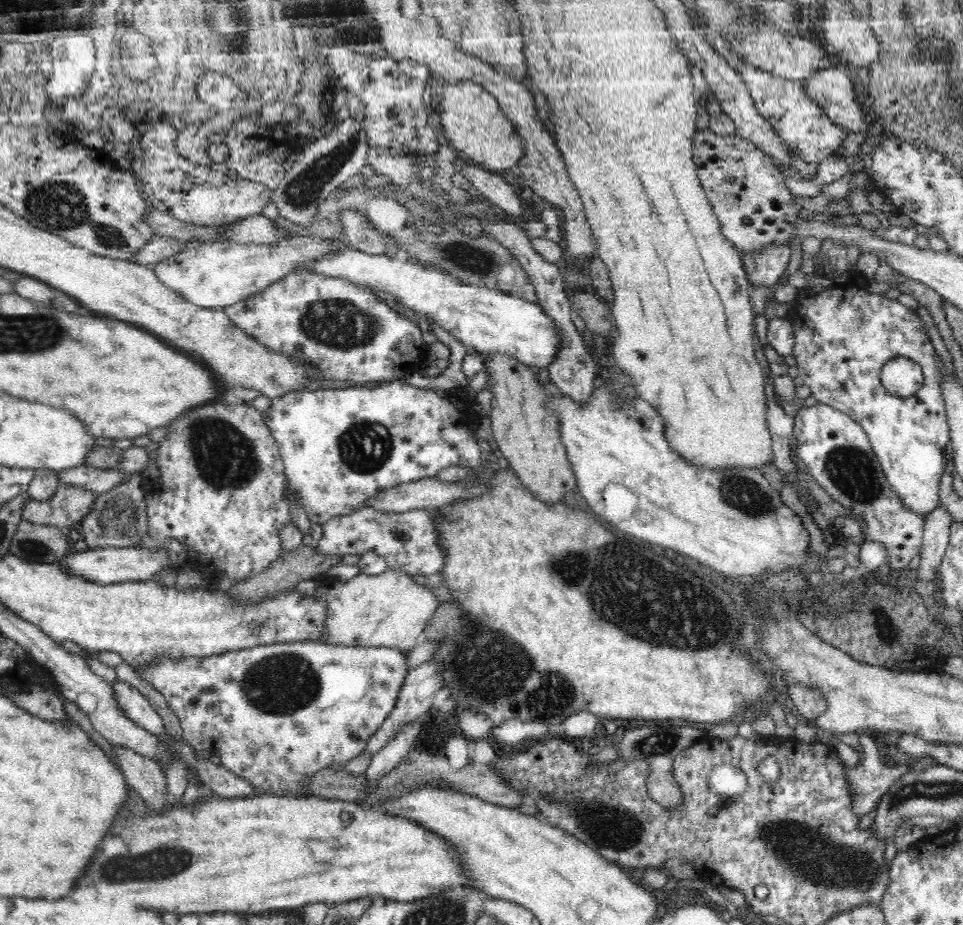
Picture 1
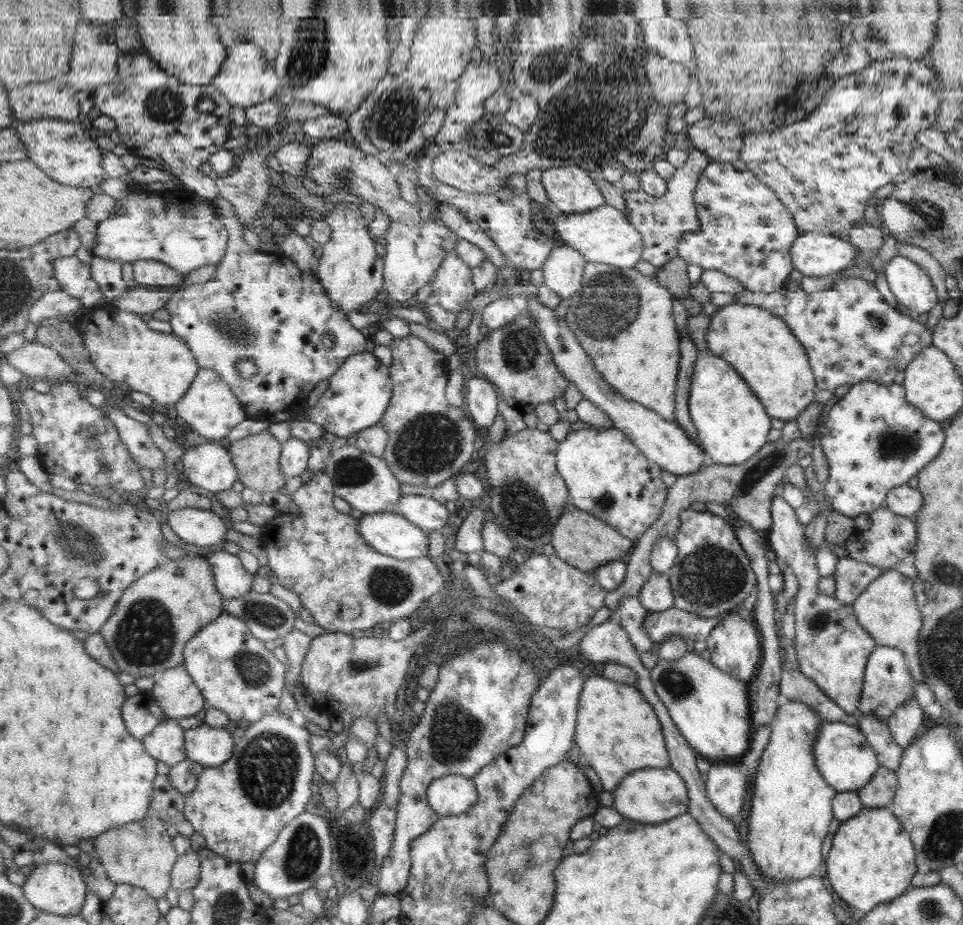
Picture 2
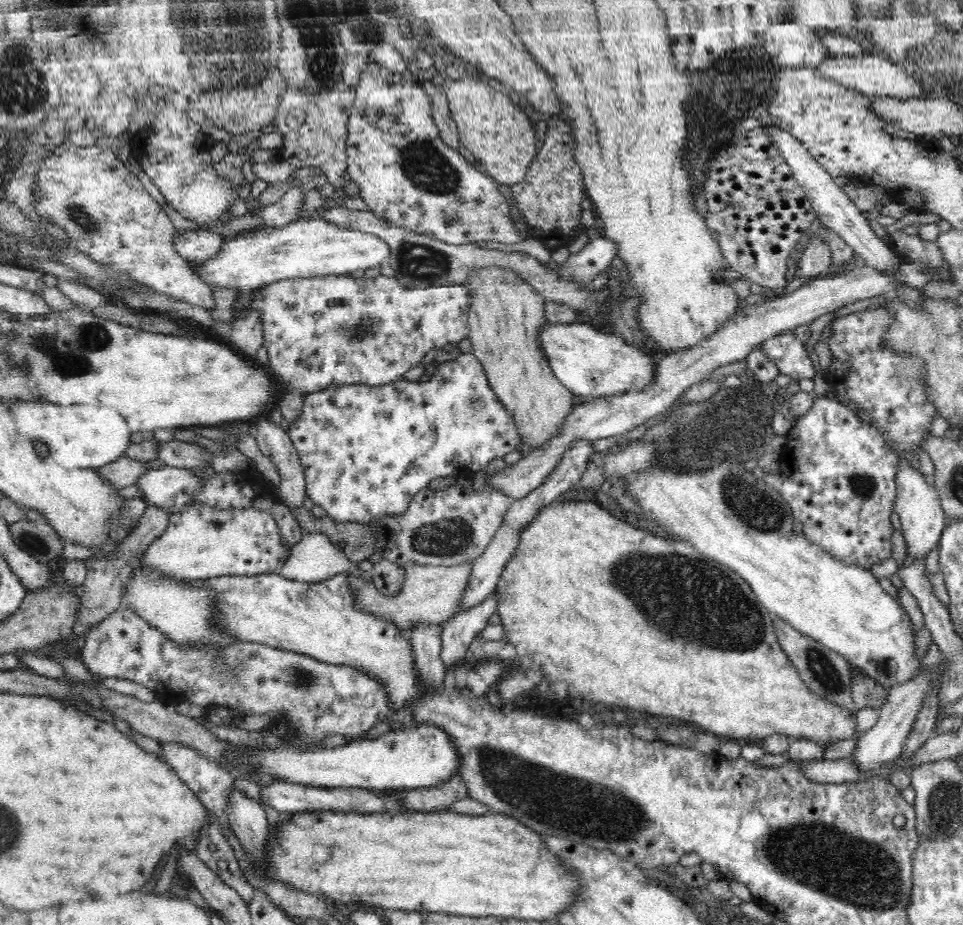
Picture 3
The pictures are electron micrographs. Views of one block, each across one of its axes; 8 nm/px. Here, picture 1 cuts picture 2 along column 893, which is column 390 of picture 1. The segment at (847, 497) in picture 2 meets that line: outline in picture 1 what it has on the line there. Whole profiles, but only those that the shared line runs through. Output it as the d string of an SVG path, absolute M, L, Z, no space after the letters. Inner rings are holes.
M402 380L392 381L384 384L382 387L368 388L349 388L349 389L324 389L304 390L298 392L290 392L284 394L280 398L272 399L268 409L262 413L264 422L277 442L283 463L285 466L285 473L288 475L288 481L292 484L292 488L296 489L302 497L302 506L310 518L312 523L319 523L320 525L328 522L330 518L335 515L345 515L352 512L354 509L365 507L365 502L379 490L387 489L394 485L400 485L407 482L414 482L424 477L434 476L438 470L448 468L448 466L461 467L477 467L480 465L480 449L478 444L472 437L472 428L468 424L460 422L460 409L453 407L448 403L446 397L442 399L438 397L432 389L414 387L408 385Z

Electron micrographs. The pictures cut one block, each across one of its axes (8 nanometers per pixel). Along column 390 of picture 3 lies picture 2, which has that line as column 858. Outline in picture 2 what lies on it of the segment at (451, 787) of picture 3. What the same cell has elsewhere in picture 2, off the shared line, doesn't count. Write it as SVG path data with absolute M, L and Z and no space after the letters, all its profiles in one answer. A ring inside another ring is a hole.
M880 766L855 793L862 807L886 808L893 799L895 787L896 774Z

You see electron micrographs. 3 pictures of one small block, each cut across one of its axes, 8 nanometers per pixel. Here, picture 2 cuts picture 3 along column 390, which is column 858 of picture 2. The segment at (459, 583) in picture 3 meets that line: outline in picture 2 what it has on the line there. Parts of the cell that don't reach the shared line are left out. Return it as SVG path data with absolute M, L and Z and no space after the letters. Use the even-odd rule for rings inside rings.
M893 568L883 571L855 598L851 604L859 626L869 634L877 645L900 650L906 660L906 669L912 680L924 682L921 659L917 650L921 613L915 604L912 580Z

